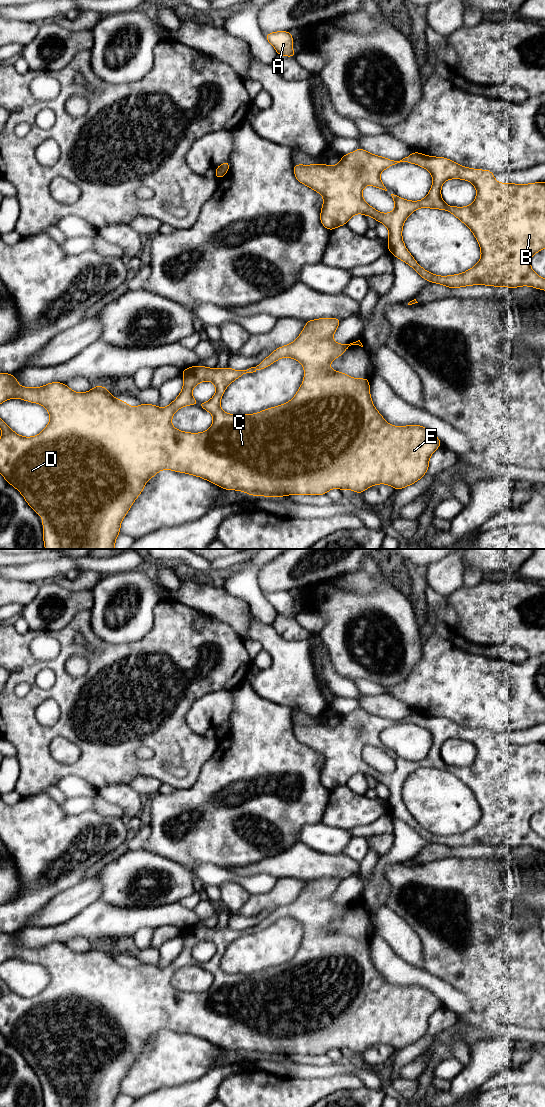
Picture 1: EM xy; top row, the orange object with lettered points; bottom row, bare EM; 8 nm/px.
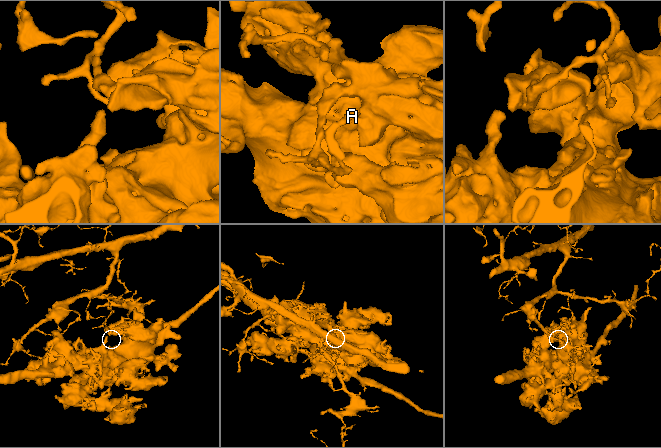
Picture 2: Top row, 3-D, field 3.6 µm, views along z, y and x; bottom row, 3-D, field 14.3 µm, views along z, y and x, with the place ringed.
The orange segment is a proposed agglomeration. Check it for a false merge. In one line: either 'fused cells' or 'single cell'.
fused cells

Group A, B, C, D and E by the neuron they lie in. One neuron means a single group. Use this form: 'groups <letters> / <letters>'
groups A / B C D E

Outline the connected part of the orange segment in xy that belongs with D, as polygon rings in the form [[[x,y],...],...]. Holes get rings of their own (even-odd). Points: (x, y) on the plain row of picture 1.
[[[320,878],[306,881],[295,901],[275,909],[260,924],[247,930],[196,925],[181,930],[184,937],[182,951],[165,968],[146,963],[130,967],[126,961],[112,956],[104,946],[94,946],[85,953],[74,952],[60,942],[37,948],[21,947],[14,934],[1,933],[0,964],[11,958],[41,964],[50,974],[50,982],[40,994],[23,997],[0,978],[0,1034],[23,1055],[36,1074],[42,1075],[45,1107],[115,1107],[122,1079],[143,1051],[146,1042],[163,1029],[201,1037],[224,1050],[266,1057],[325,1055],[333,1048],[341,1051],[350,1049],[360,1054],[377,1044],[387,1044],[395,1050],[410,1046],[425,1035],[430,1016],[442,1002],[424,986],[390,985],[372,963],[370,938],[355,939],[329,928],[330,922],[341,916],[349,906],[363,907],[360,900],[350,904],[333,901],[332,896],[341,880]],[[284,917],[293,918],[304,926],[303,943],[292,960],[248,975],[228,974],[221,969],[220,961],[225,949],[234,940],[246,933],[263,930]],[[203,941],[212,941],[216,953],[208,962],[198,963],[192,956],[192,950]],[[189,965],[199,965],[212,974],[213,984],[208,990],[189,993],[172,986],[174,973]]]

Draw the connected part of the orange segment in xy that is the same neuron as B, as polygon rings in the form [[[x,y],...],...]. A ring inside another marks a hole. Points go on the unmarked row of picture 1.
[[[362,708],[342,715],[341,721],[335,726],[322,723],[312,725],[294,723],[293,730],[297,741],[323,756],[320,781],[326,789],[332,791],[336,787],[346,785],[348,780],[358,773],[373,777],[377,782],[383,783],[389,791],[388,812],[407,823],[428,842],[445,845],[451,849],[487,845],[508,848],[530,846],[545,850],[545,839],[536,834],[530,826],[531,817],[545,808],[545,742],[525,745],[512,742],[504,744],[497,742],[490,730],[467,728],[448,718],[427,716],[414,711],[400,721],[394,721],[371,714]],[[400,722],[416,724],[431,733],[433,743],[429,753],[422,760],[410,761],[400,758],[382,743],[380,733]],[[448,739],[462,739],[471,742],[477,750],[474,762],[466,767],[447,765],[441,757],[441,746]],[[366,745],[380,748],[391,756],[395,762],[394,771],[380,773],[368,765],[362,757],[362,750]],[[418,768],[446,770],[462,781],[472,791],[480,805],[479,822],[464,833],[449,836],[434,835],[422,828],[409,813],[402,799],[405,780]]]

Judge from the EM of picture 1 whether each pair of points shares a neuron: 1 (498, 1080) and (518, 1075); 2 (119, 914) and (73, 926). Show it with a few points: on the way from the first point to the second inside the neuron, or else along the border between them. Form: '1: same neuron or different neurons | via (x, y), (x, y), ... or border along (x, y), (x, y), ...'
1: same neuron | via (503, 1078), (513, 1075)
2: same neuron | via (108, 923), (84, 925)

